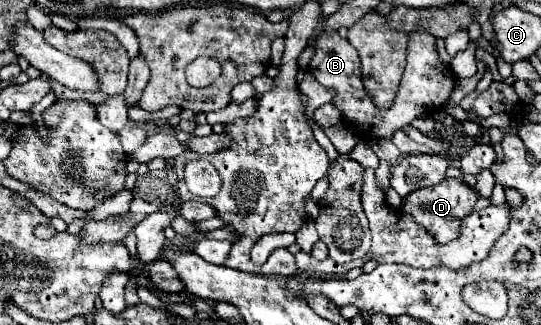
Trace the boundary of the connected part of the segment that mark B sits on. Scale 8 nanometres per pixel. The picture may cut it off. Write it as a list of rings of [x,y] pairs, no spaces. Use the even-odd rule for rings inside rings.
[[[410,32],[408,34],[408,54],[406,67],[398,88],[396,102],[390,110],[378,110],[374,102],[364,94],[364,84],[360,78],[360,58],[358,52],[350,46],[348,40],[334,34],[320,34],[316,38],[316,54],[310,62],[310,70],[314,78],[336,92],[332,104],[342,112],[344,122],[352,126],[360,138],[392,138],[392,134],[404,126],[408,126],[414,118],[426,114],[430,106],[438,110],[450,98],[454,88],[454,76],[450,68],[440,62],[436,52],[436,38],[428,32]],[[446,70],[446,74],[444,74]]]

